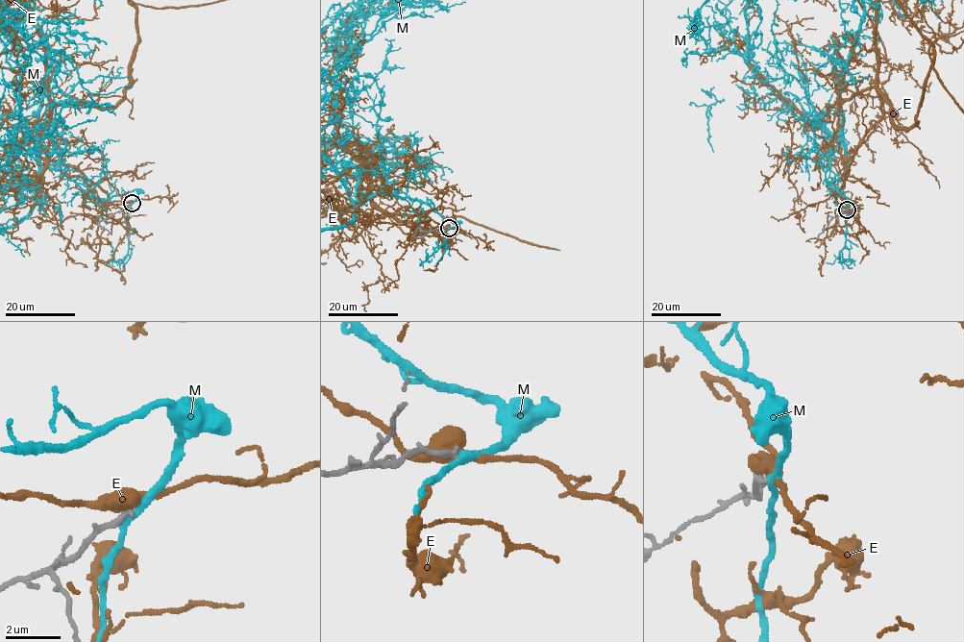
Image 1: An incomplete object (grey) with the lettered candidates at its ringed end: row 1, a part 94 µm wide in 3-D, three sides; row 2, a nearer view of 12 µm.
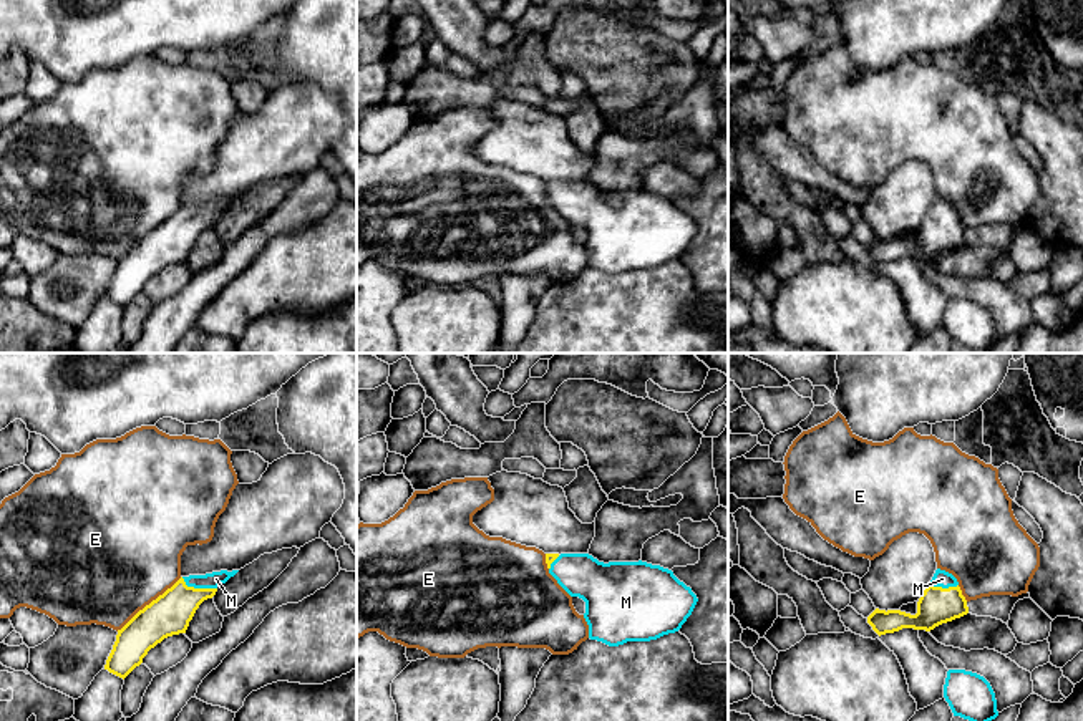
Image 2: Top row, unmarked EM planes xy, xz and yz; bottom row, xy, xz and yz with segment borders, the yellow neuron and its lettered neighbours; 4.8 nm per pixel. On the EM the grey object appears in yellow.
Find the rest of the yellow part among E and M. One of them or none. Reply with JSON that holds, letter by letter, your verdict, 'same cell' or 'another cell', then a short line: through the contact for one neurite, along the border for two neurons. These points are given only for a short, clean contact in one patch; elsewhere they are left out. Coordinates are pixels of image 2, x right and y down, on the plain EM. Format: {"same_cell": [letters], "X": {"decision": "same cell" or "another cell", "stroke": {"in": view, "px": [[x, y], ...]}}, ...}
{"same_cell": ["M"], "E": {"decision": "another cell"}, "M": {"decision": "same cell"}}

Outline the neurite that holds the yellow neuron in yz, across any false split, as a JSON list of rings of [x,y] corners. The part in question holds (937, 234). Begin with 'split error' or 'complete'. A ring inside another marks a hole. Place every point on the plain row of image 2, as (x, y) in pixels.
split error | [[[937,197],[929,215],[917,230],[917,242],[911,244],[901,239],[876,237],[867,252],[881,265],[902,257],[930,260],[935,255],[960,247],[969,242],[967,229],[962,224],[957,207]]]

